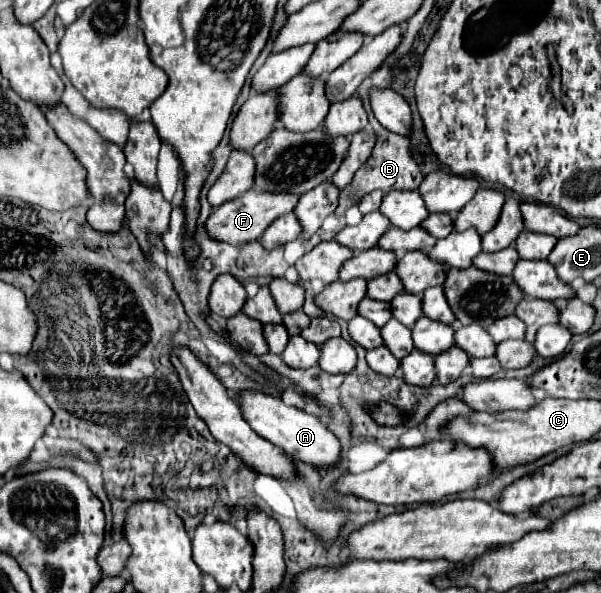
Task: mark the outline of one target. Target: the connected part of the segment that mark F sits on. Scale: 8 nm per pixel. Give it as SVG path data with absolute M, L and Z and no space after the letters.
M247 190L245 194L237 196L235 200L225 202L219 208L215 208L205 222L205 230L207 230L209 238L227 242L231 246L255 242L261 238L261 234L267 230L267 226L275 218L291 212L295 208L297 200L299 200L297 194L257 194L257 190Z

